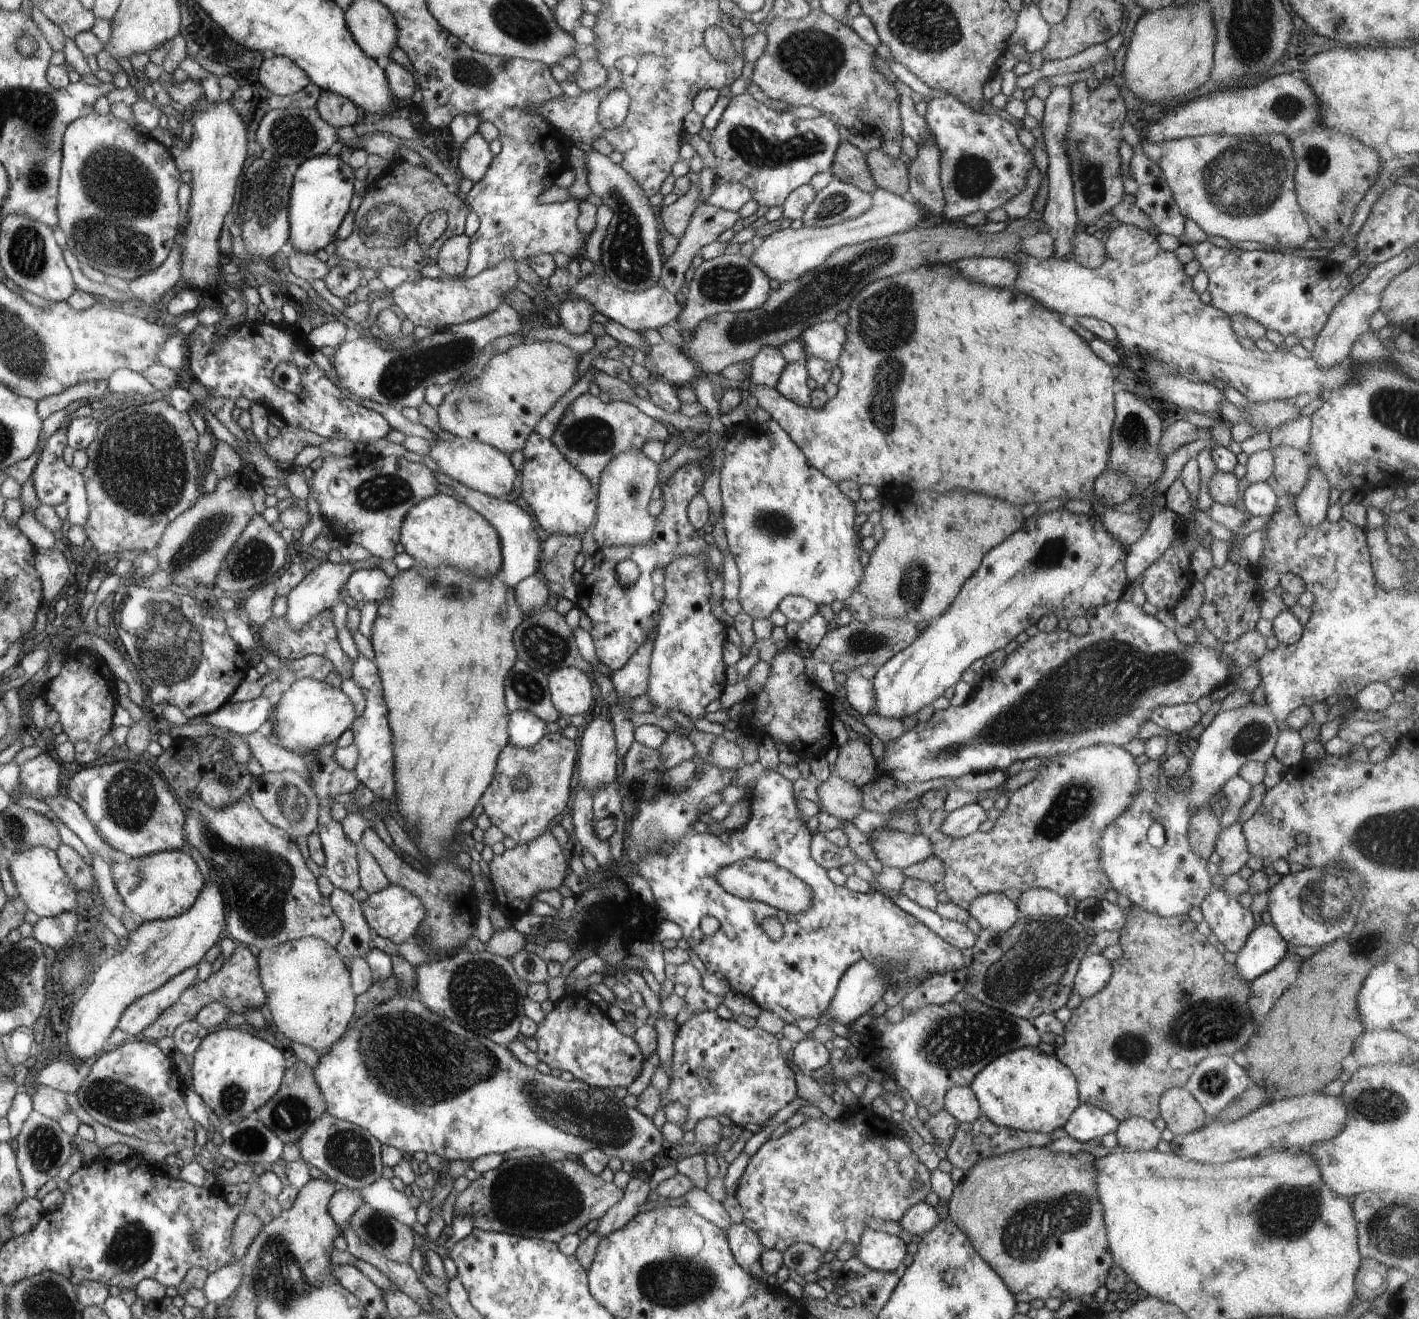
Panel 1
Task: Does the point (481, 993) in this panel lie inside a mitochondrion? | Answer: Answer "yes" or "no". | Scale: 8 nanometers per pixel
yes

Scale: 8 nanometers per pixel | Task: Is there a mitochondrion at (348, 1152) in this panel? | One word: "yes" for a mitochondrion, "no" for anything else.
yes

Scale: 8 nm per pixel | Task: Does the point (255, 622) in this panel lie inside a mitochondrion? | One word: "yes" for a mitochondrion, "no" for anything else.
no

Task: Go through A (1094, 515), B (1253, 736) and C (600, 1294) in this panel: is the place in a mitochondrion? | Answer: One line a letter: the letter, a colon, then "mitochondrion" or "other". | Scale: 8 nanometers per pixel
A: other
B: mitochondrion
C: other

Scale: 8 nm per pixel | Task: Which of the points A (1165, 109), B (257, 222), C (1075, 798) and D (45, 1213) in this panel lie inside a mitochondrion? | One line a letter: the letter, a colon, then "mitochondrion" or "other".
A: other
B: mitochondrion
C: mitochondrion
D: other

